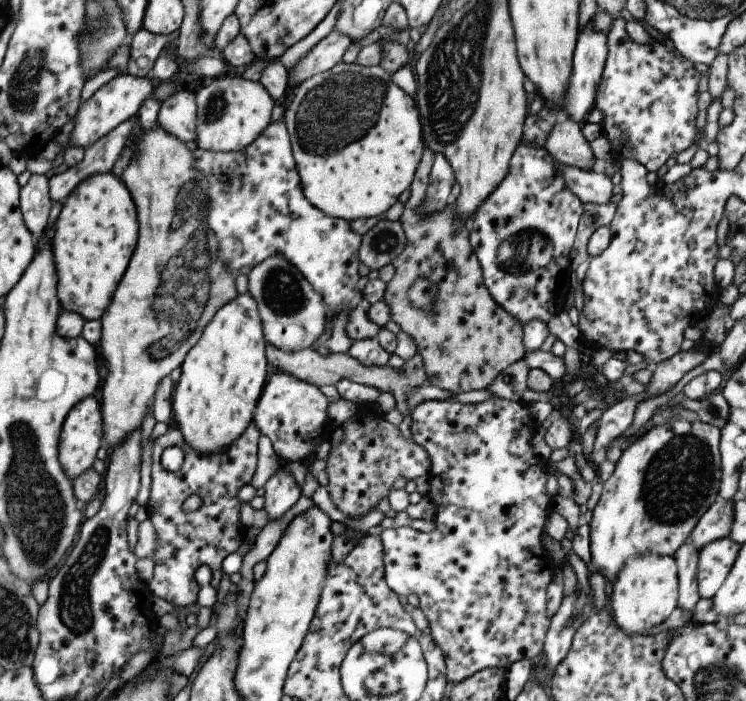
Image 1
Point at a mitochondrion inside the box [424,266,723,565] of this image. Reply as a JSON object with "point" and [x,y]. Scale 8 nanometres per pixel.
{"point":[680,477]}

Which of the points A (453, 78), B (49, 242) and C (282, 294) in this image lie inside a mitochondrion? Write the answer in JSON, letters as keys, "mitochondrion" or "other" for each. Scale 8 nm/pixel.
{"A":"mitochondrion","B":"other","C":"mitochondrion"}

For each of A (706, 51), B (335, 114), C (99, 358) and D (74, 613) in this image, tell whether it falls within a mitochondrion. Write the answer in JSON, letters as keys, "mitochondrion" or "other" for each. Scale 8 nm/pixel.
{"A":"other","B":"mitochondrion","C":"other","D":"mitochondrion"}

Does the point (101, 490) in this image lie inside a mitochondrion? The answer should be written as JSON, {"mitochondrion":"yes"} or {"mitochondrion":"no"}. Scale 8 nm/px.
{"mitochondrion":"no"}

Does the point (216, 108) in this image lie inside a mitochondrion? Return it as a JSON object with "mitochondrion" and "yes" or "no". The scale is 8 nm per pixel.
{"mitochondrion":"yes"}

